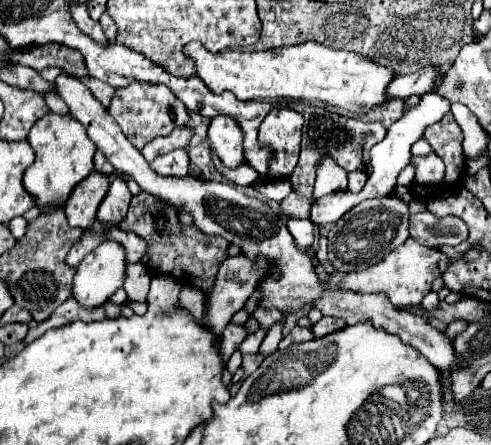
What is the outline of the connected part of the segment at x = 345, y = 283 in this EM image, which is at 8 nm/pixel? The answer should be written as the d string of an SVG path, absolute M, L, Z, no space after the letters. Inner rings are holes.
M411 236L401 244L401 248L393 250L389 256L385 256L381 262L365 268L365 270L355 270L349 272L341 282L341 290L351 290L351 292L361 292L361 294L385 294L387 300L391 300L393 306L405 308L411 304L421 304L421 298L431 290L431 282L441 276L447 268L447 258L435 250L427 248L423 244L417 244Z

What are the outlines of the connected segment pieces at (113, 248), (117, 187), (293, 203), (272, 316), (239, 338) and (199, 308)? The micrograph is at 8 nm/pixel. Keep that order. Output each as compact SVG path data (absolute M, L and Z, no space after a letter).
M113 240L101 242L75 270L73 298L83 308L103 306L125 280L125 250Z
M113 178L107 196L103 198L99 212L97 212L97 220L103 224L111 224L111 226L119 226L119 222L125 218L127 208L131 202L131 192L127 188L127 184L121 178Z
M293 192L281 202L281 210L291 218L309 218L311 204L313 204L313 198L303 198L297 192Z
M257 308L257 310L253 312L253 318L255 318L255 320L259 322L259 326L265 328L265 330L269 330L271 324L275 324L281 316L283 316L283 314L277 312L277 308Z
M233 322L227 324L227 328L221 334L221 344L219 344L219 350L225 356L225 360L231 358L231 354L241 346L245 336L247 336L247 330L243 324L233 324Z
M187 284L187 286L181 288L179 300L185 304L185 308L187 308L197 320L203 318L203 304L205 304L205 294L203 294L203 290L197 290L195 286L189 286L189 284Z

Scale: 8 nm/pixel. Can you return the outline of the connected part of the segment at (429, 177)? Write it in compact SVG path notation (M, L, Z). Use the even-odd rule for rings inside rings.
M431 154L425 158L413 158L411 162L417 168L415 180L419 184L441 184L441 180L445 176L445 164L437 154Z

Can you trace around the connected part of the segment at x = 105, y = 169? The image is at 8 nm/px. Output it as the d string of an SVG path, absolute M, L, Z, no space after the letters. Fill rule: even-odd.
M99 150L95 152L95 172L105 174L105 176L111 176L115 172L115 168L109 164L109 160L105 160L105 156L101 156Z

